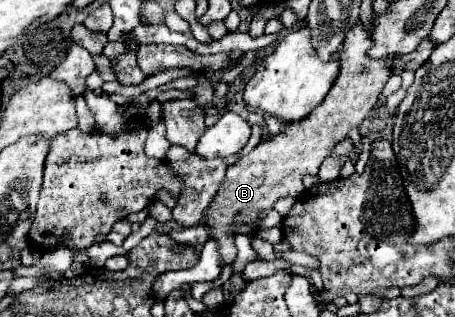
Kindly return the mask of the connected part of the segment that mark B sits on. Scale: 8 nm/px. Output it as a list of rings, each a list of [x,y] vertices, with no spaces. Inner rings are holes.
[[[359,24],[345,38],[343,50],[339,52],[339,76],[335,78],[325,100],[307,118],[303,118],[303,122],[287,124],[281,134],[255,146],[247,156],[239,158],[233,166],[227,168],[223,186],[215,194],[205,216],[205,226],[211,228],[209,238],[219,244],[221,266],[231,264],[237,256],[233,236],[239,230],[233,228],[233,224],[239,222],[259,228],[263,210],[271,210],[279,198],[299,196],[305,190],[303,176],[317,174],[321,162],[331,154],[331,150],[347,138],[351,128],[359,128],[375,108],[383,86],[391,76],[389,64],[393,58],[371,60],[367,58],[369,48],[371,32],[365,32],[363,24]]]

